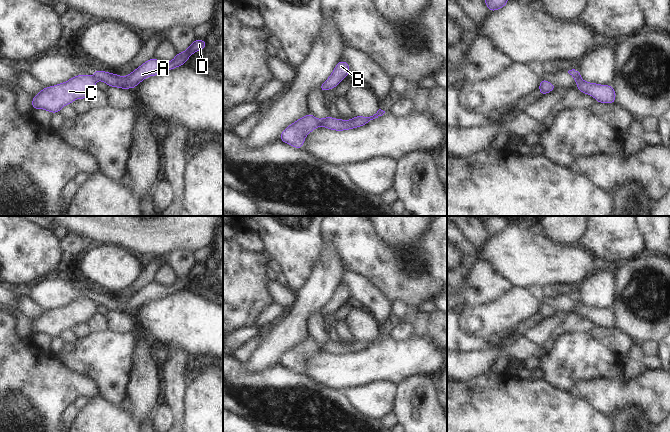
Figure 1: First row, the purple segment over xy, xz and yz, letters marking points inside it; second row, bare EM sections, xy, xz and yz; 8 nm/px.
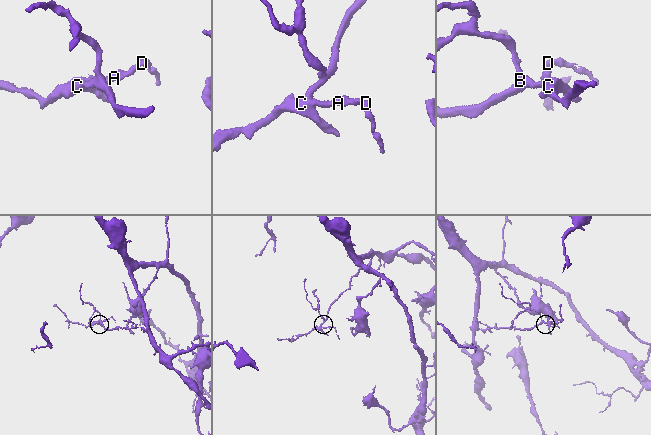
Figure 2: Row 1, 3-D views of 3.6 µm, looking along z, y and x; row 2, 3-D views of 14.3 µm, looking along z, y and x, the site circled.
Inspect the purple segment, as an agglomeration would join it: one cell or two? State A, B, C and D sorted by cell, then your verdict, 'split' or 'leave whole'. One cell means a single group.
groups A D / B C; split

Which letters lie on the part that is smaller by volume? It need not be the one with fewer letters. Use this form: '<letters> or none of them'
A, D

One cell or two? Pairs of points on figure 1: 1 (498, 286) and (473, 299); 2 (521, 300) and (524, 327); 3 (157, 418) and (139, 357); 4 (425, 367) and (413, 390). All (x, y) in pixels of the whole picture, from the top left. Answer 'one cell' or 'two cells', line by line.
1: one cell
2: two cells
3: two cells
4: two cells

